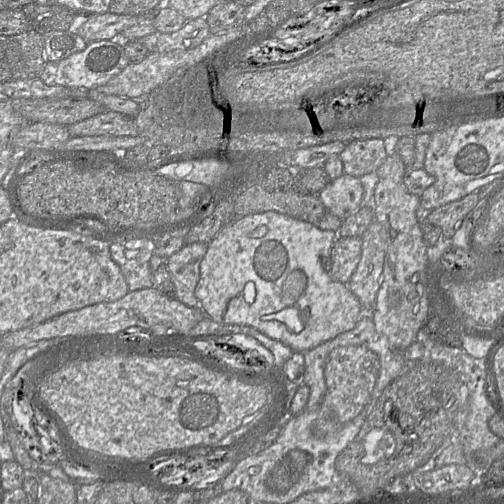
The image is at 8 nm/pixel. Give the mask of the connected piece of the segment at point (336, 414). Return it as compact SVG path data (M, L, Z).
M363 345L338 347L329 354L324 368L327 391L318 409L318 417L312 424L312 432L316 437L324 437L327 434L334 433L363 411L371 398L379 370L378 356Z

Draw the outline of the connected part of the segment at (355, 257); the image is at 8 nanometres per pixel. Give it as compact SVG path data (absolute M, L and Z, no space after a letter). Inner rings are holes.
M339 237L330 252L330 276L337 282L348 284L362 255L360 237Z

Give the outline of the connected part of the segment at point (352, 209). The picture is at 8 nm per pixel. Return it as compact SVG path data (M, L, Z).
M343 174L331 181L319 197L332 214L345 220L363 207L364 187L359 178Z

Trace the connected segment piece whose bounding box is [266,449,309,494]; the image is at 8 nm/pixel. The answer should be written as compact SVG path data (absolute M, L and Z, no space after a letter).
M302 450L288 452L267 477L267 486L277 494L287 493L299 480L309 462L309 455Z

